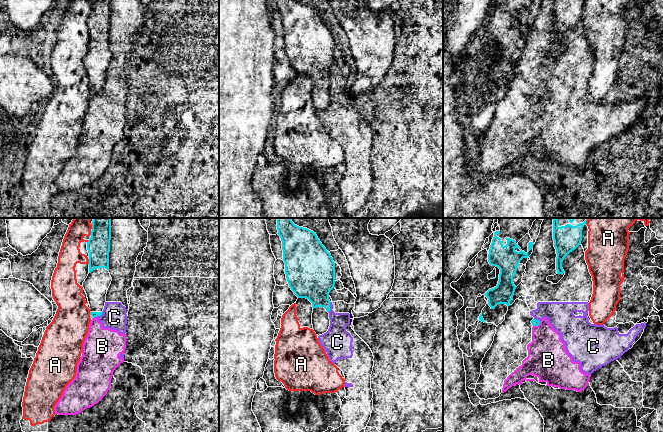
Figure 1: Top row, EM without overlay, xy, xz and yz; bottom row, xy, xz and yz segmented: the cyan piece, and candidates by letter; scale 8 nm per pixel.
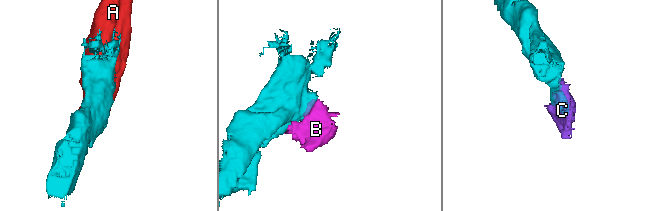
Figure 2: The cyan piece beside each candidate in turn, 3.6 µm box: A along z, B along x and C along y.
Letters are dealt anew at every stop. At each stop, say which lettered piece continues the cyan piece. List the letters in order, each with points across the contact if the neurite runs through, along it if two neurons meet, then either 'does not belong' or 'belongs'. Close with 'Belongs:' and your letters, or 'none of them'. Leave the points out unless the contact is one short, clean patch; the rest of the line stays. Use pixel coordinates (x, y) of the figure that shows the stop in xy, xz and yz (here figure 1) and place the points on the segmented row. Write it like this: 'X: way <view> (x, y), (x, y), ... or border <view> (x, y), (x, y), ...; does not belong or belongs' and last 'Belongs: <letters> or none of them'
A: does not belong
B: does not belong
C: border xz (330, 302), (330, 310), (328, 312); does not belong
Belongs: none of them

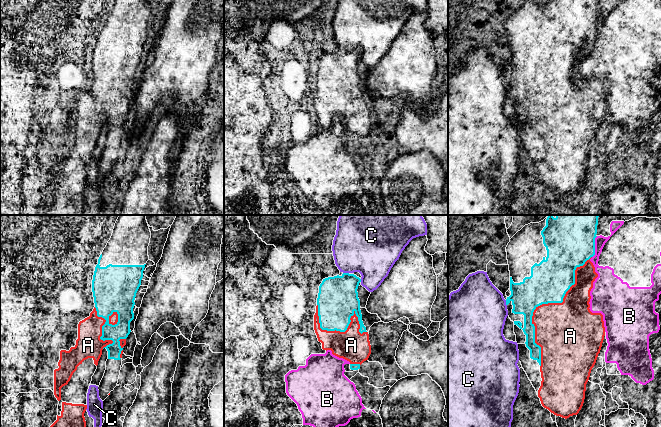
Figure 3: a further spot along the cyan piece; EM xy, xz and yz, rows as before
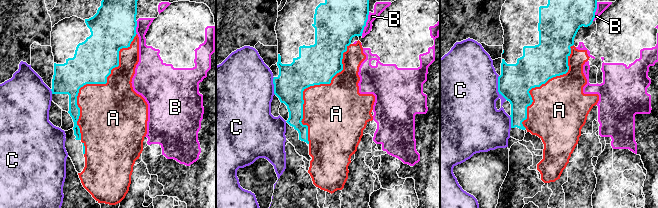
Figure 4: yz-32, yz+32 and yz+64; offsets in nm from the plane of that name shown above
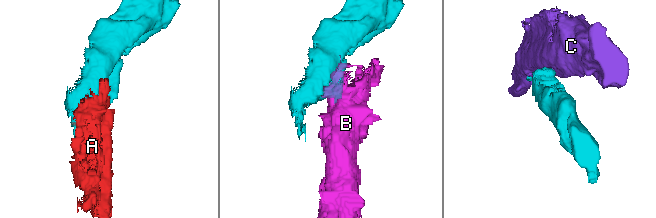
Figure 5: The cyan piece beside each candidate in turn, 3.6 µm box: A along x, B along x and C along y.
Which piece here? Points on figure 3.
A: belongs
B: does not belong
C: does not belong
Belongs: A

